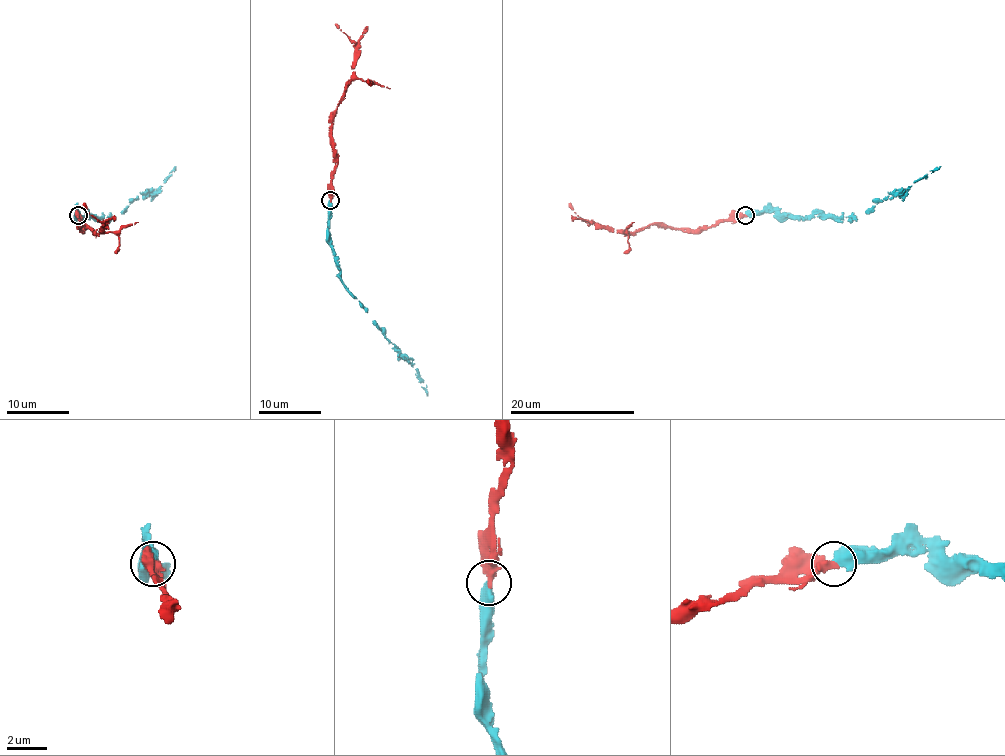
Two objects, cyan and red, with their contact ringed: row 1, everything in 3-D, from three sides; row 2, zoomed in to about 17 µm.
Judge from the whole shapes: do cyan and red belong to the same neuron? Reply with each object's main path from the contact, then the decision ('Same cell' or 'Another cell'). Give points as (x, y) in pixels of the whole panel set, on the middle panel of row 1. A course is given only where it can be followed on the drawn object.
Course of cyan: (331, 201), (329, 235), (340, 281), (416, 370), (427, 395). Course of red: (331, 201), (331, 174), (335, 165), (331, 118), (352, 73), (354, 43), (335, 23). Same cell

